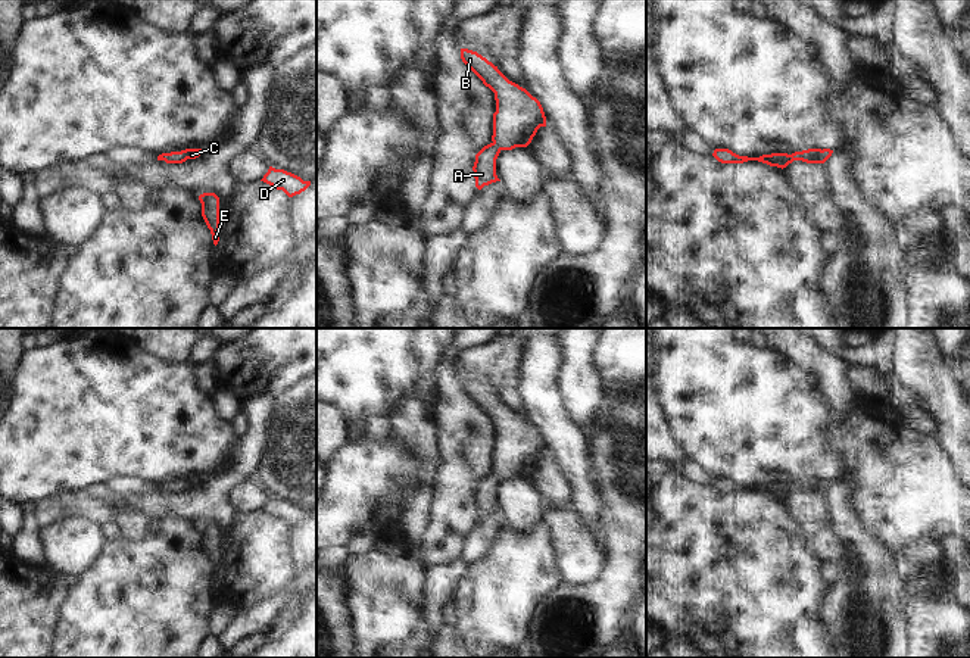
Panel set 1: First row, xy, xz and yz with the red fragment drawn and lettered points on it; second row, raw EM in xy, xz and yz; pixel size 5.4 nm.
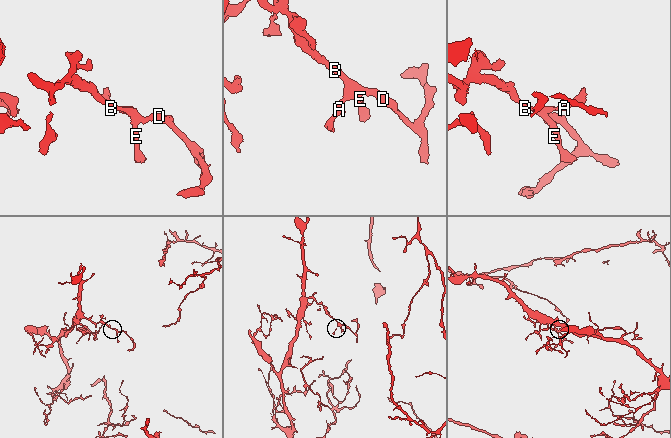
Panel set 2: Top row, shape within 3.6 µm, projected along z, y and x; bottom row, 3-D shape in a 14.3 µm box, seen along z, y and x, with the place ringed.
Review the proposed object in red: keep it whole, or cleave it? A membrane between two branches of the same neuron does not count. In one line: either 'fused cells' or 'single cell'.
single cell

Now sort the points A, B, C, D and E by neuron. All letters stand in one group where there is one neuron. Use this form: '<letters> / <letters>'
A B C D E

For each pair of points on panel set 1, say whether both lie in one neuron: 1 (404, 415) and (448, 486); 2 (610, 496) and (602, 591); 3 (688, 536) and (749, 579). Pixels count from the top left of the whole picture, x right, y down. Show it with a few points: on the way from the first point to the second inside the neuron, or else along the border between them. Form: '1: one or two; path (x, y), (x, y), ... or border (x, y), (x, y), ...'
1: two; border (437, 433), (440, 467), (430, 502)
2: one; path (618, 520), (618, 567)
3: one; path (702, 549), (735, 577)

